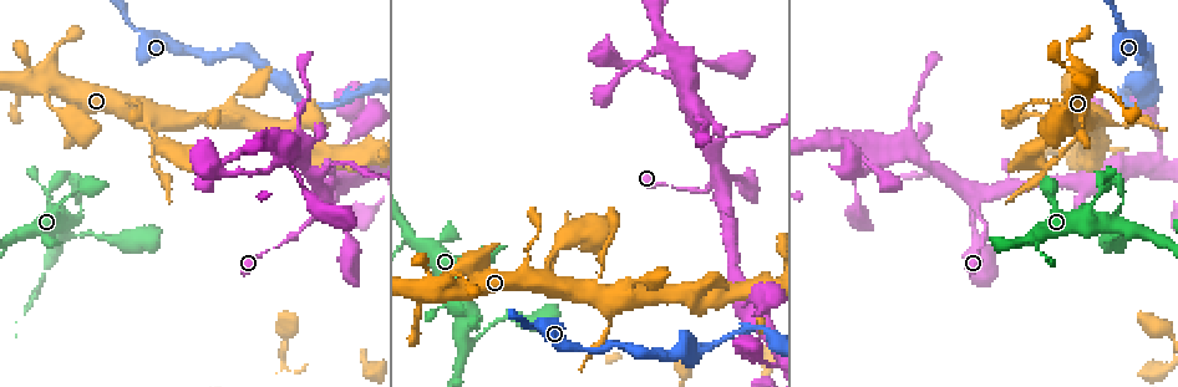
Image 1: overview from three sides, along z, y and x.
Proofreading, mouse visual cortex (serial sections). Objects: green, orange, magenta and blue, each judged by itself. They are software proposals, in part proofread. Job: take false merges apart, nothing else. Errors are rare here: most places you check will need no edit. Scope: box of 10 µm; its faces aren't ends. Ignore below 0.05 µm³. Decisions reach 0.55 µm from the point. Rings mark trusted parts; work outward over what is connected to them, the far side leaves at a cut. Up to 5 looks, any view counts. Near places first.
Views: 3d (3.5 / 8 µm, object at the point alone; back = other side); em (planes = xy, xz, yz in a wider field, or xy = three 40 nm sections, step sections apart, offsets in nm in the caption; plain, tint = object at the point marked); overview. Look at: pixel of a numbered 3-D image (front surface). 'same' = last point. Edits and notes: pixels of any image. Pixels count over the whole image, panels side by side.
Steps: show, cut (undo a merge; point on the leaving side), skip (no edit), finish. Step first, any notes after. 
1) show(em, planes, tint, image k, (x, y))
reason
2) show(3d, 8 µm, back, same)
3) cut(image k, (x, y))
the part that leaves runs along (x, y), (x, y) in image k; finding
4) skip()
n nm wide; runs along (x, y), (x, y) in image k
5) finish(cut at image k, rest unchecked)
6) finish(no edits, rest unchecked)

show(3d, 3.5 µm, image 1, (68, 233))
calibre changes

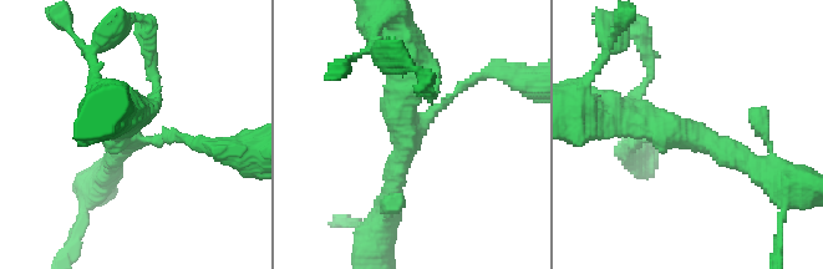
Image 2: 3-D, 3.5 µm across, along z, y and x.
show(em, xy, step 1, tint, image 2, (408, 129))
3 arms; arms of 150, 300, 400 nm

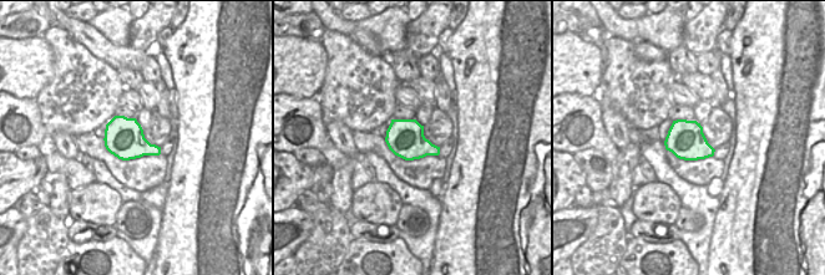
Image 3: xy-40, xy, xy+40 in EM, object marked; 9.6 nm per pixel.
skip()
runs along (399, 51), (406, 127), (474, 80) in image 2; continuous, no second cell

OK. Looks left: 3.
show(3d, 3.5 µm, image 1, (720, 182))
four or more arms meet

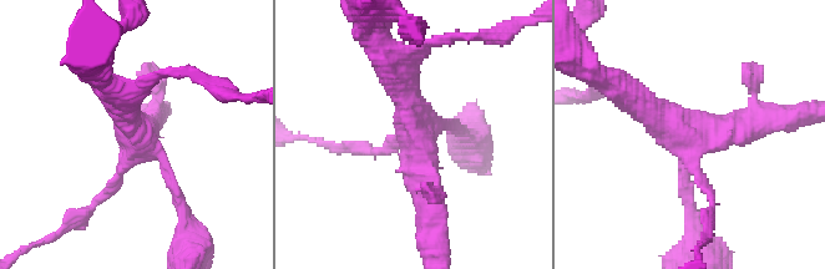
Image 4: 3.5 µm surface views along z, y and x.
show(em, planes, tint, image 4, (414, 129))
4 arms; arms of 150, 150, 300, 350 nm

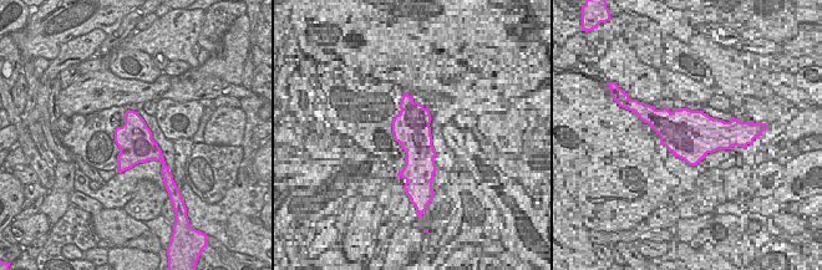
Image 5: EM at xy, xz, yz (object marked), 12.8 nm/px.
skip()
runs along (712, 207), (679, 131), (628, 92) in image 4; continuous, no second cell

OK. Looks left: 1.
finish(no edits, rest unchecked)

